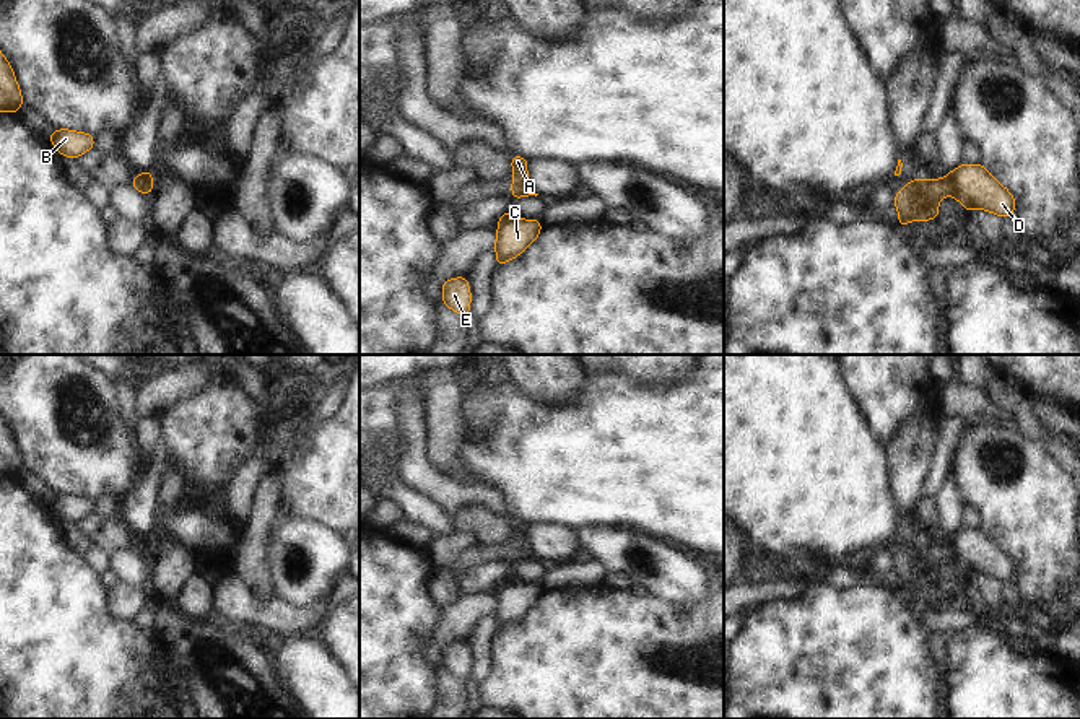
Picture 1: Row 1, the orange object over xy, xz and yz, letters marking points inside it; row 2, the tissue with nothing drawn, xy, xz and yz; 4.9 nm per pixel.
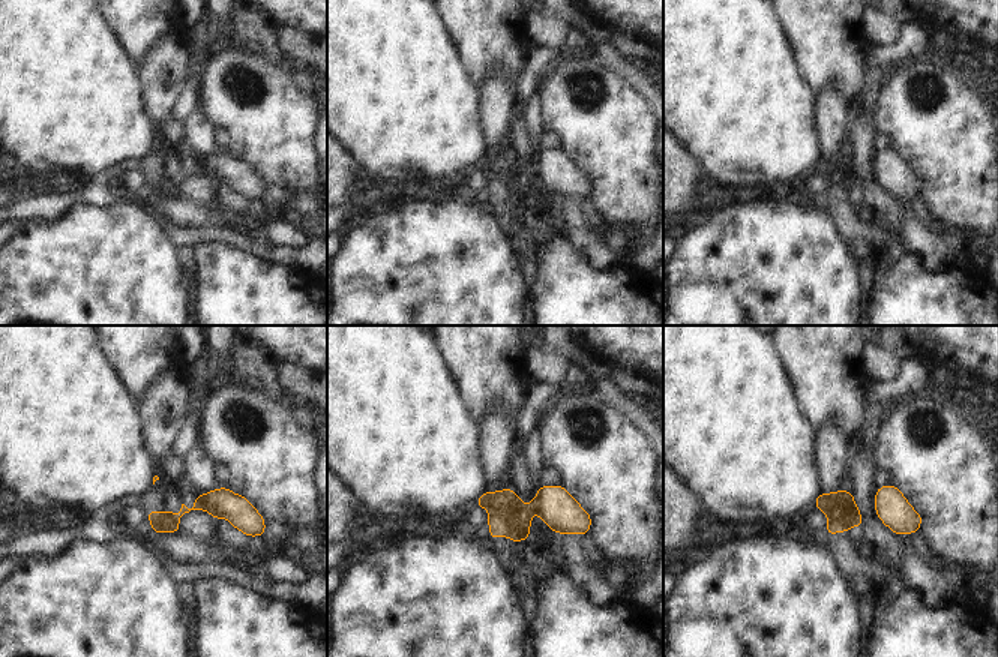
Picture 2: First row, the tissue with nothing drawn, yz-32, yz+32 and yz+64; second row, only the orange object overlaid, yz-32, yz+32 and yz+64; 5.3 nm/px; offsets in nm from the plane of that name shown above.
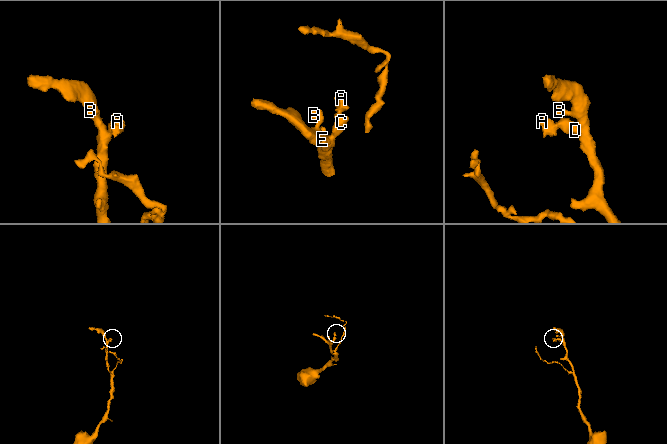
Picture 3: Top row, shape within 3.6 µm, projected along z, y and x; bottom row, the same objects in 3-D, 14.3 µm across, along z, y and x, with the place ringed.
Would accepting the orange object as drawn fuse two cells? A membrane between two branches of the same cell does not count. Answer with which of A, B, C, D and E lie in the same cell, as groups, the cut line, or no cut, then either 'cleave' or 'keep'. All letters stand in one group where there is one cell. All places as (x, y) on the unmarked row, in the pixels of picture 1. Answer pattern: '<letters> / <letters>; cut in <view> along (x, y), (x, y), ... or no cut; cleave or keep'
A / B C D E; cut in yz along (949, 539), (953, 557); cleave

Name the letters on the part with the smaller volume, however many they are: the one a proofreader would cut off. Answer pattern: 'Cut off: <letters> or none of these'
Cut off: A

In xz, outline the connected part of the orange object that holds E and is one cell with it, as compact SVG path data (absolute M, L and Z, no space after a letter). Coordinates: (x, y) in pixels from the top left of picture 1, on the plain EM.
M467 641L449 643L442 647L442 669L464 682L470 678L470 664L472 657Z

